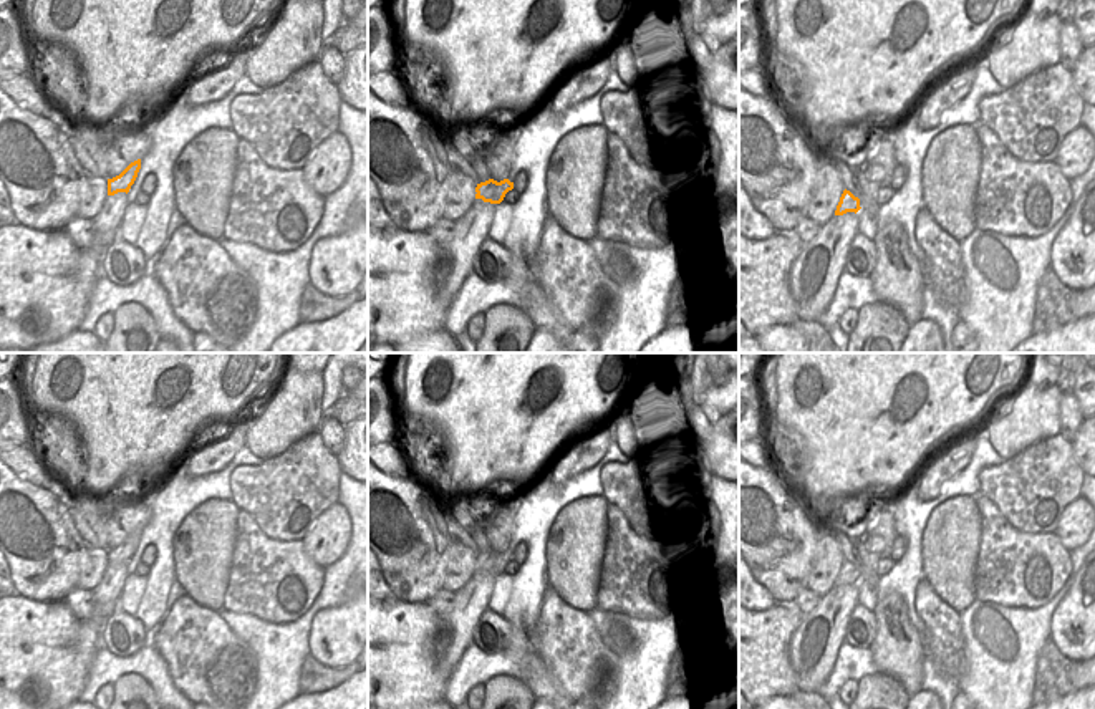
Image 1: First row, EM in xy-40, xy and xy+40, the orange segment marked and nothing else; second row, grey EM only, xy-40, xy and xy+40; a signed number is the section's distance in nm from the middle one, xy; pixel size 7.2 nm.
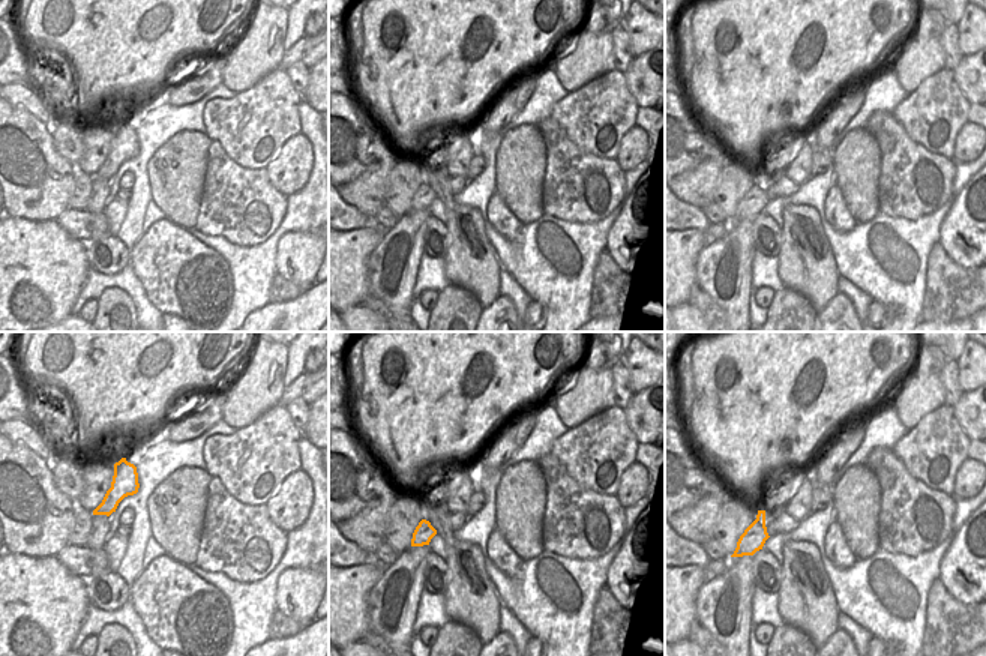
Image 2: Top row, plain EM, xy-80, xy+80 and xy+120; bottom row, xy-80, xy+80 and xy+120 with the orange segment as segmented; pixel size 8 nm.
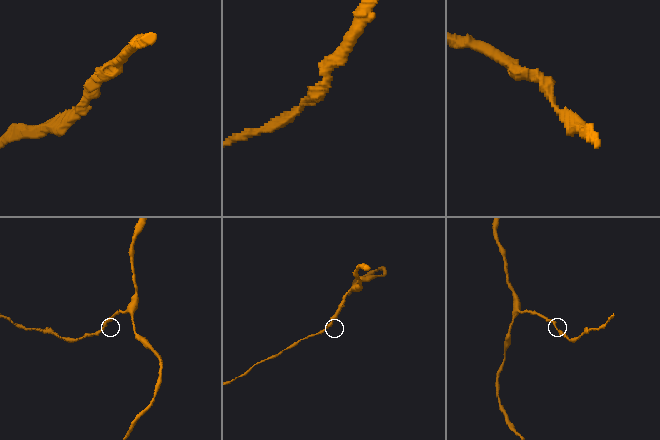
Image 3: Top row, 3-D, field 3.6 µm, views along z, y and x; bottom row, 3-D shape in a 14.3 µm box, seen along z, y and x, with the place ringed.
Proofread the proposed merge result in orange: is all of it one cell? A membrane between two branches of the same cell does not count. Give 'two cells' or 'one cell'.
one cell

